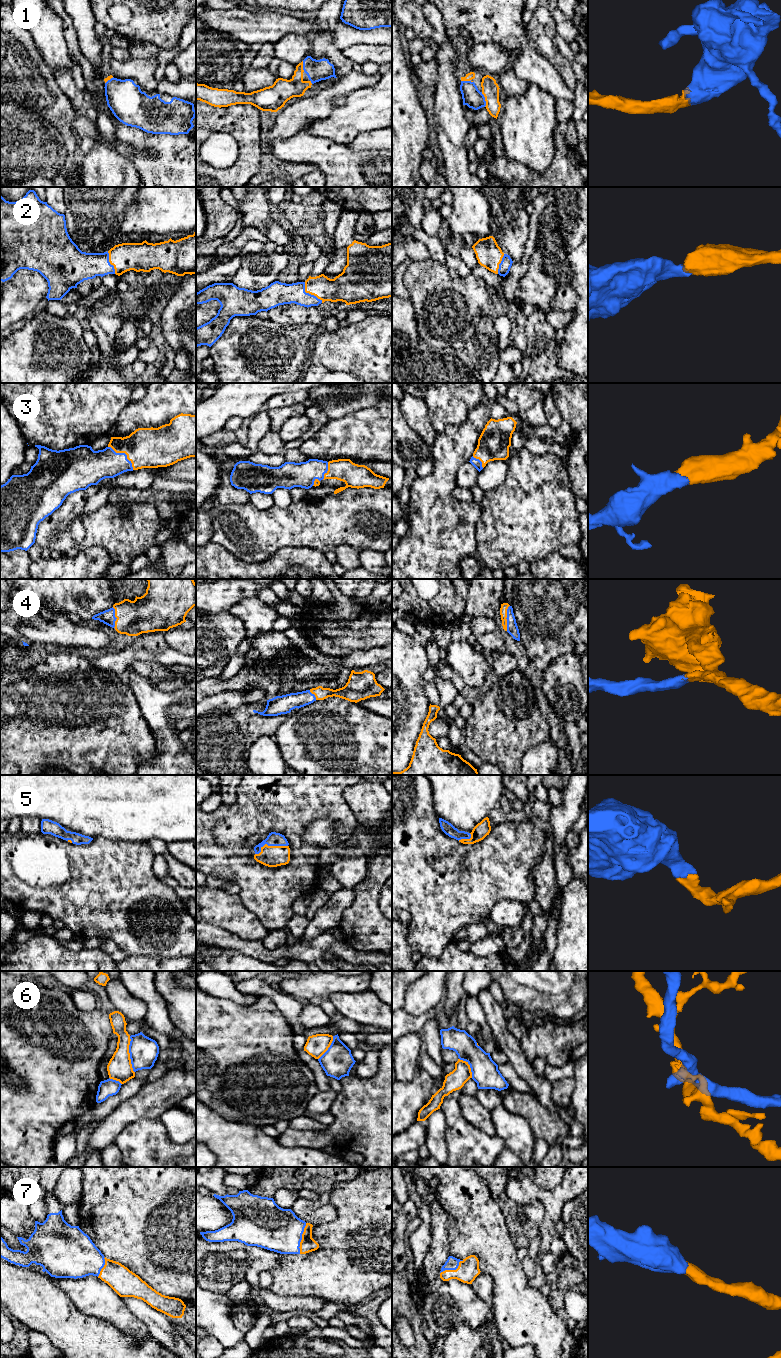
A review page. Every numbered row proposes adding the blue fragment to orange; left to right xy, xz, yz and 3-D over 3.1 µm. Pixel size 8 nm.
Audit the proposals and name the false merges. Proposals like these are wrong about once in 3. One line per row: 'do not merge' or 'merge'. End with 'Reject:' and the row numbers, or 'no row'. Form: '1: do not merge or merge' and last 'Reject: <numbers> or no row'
1: merge
2: merge
3: merge
4: merge
5: merge
6: do not merge
7: merge
Reject: 6

